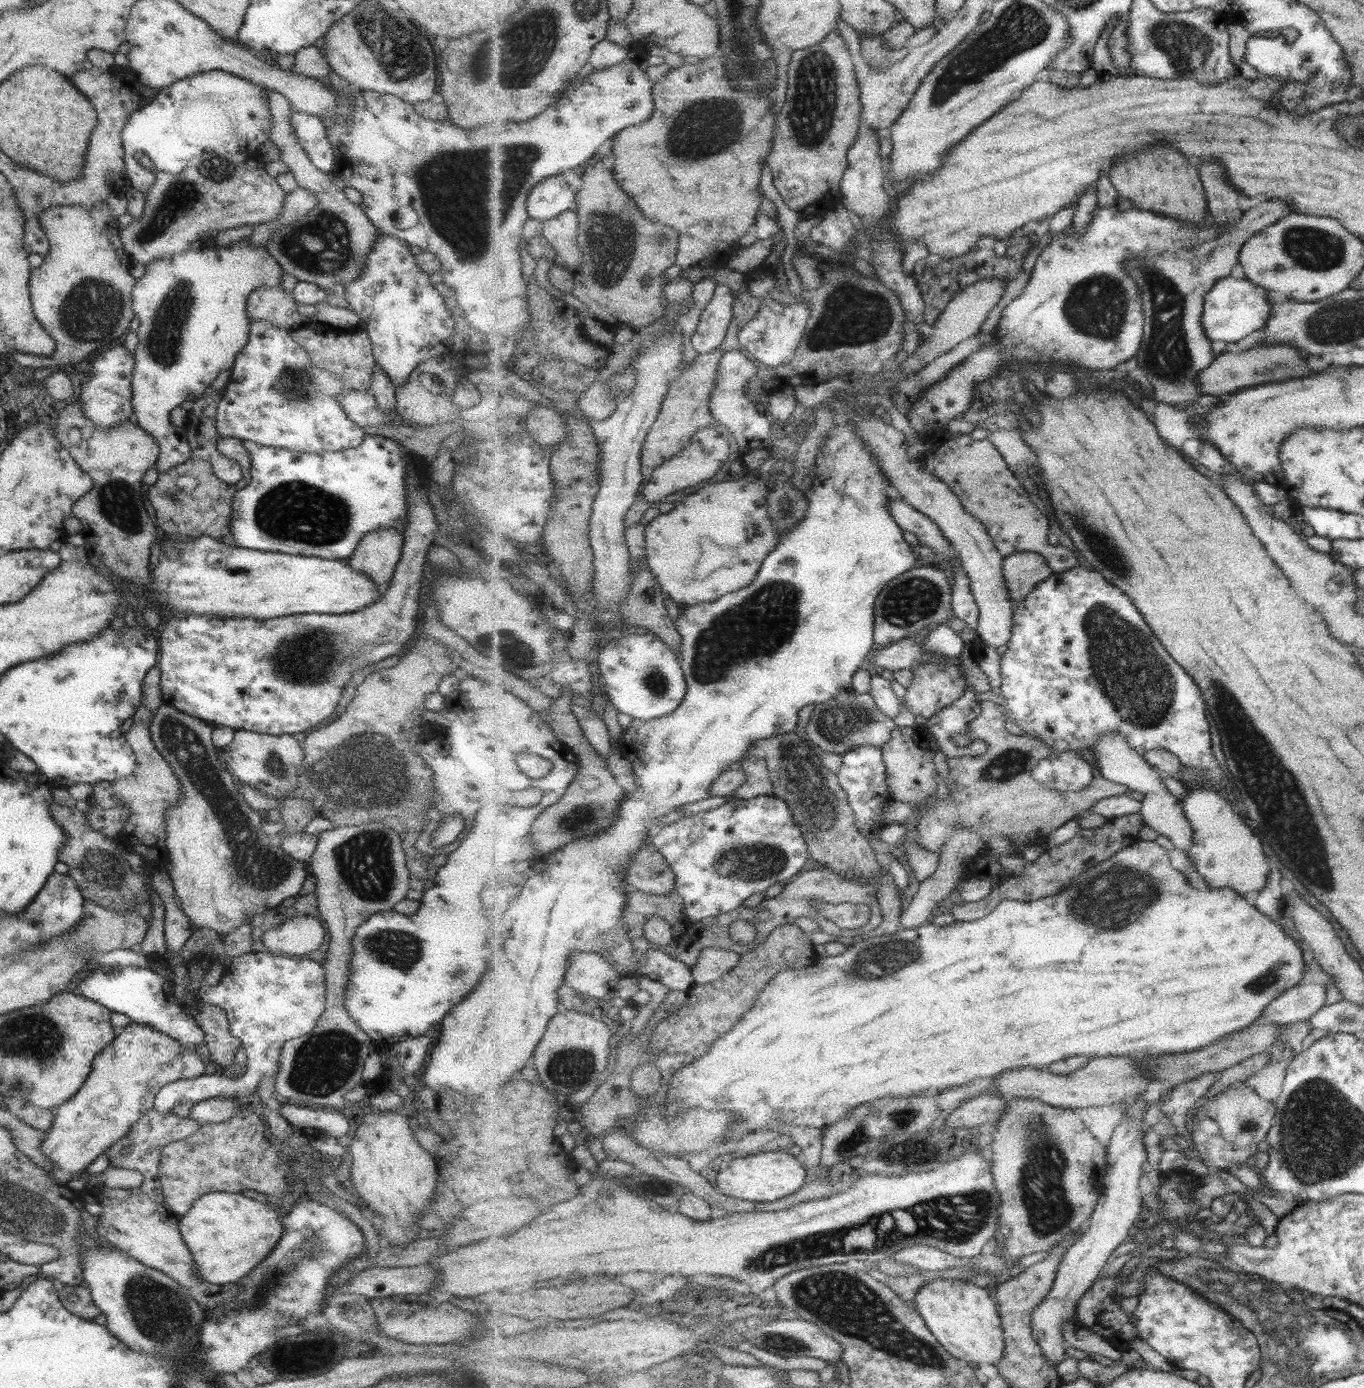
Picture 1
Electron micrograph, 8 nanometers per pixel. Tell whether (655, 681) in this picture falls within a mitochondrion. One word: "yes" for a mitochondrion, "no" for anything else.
yes

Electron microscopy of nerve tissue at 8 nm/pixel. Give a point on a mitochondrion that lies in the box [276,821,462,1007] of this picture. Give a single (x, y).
(364, 862)

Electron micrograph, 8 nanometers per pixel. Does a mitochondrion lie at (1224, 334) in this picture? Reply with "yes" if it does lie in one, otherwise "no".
no

